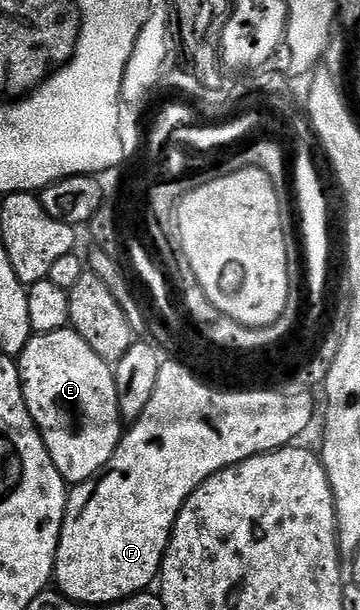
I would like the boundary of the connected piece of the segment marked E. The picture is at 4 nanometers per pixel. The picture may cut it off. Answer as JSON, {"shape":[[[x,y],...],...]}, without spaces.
{"shape":[[[65,328],[58,332],[33,334],[26,348],[18,355],[20,383],[24,389],[26,408],[40,429],[42,440],[54,460],[54,468],[63,476],[65,482],[75,484],[96,477],[105,464],[114,456],[122,437],[122,419],[116,387],[116,371],[78,332]]]}

